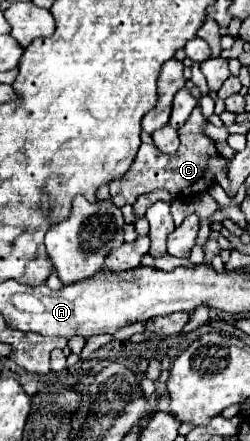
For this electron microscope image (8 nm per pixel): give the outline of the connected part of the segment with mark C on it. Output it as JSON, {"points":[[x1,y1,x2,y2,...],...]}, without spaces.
{"points":[[195,108,193,114,189,116,189,120,179,128,181,146,175,154,163,154,155,144,141,144,131,168,121,178,117,178,109,184,113,204,115,206,135,204,137,196,157,190,157,188,171,190,171,194,177,198,191,198,193,194,207,190,211,186,211,182,215,184,215,182,221,182,223,178,227,178,223,174,225,158,217,152,215,142,211,138,207,138,201,130,201,126,205,122,207,120,201,116,201,110]]}

